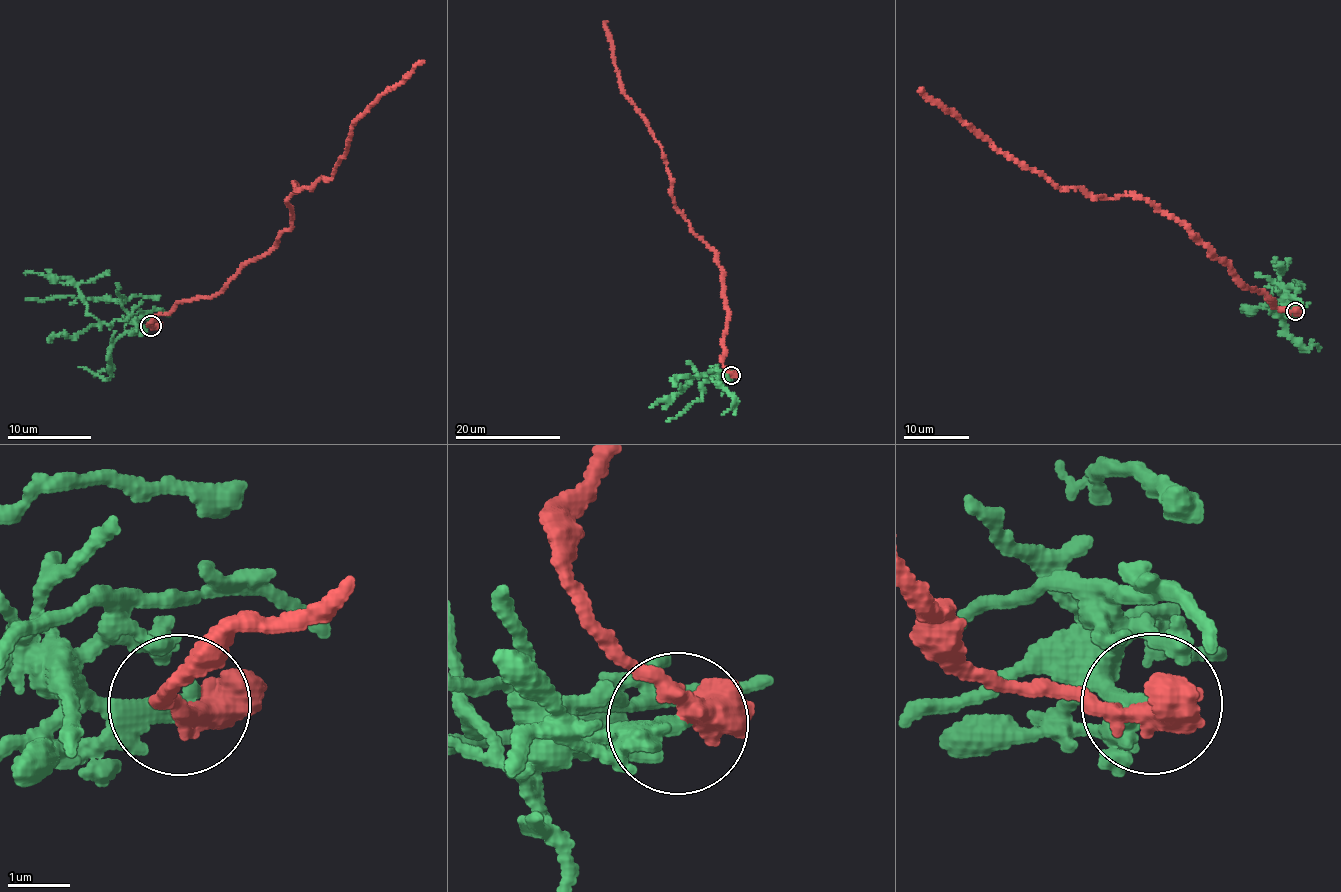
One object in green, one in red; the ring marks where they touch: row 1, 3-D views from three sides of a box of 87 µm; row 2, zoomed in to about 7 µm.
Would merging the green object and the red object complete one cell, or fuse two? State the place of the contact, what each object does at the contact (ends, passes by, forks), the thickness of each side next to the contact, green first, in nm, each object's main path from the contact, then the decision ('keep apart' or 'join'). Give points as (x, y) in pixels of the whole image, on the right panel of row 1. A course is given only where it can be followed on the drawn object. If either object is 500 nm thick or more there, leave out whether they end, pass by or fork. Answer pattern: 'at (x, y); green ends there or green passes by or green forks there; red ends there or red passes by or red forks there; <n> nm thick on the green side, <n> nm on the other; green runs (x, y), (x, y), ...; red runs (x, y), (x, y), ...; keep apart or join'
at (1295, 311); green ends there; red passes by; 300 nm thick on the green side, 360 nm on the other; green runs (1294, 310), (1283, 298), (1274, 304), (1266, 300), (1279, 278), (1280, 267), (1274, 266), (1275, 260); red runs (1294, 310), (1281, 310), (1264, 292), (1240, 284), (1189, 229), (1141, 198), (1058, 189), (921, 89); keep apart

